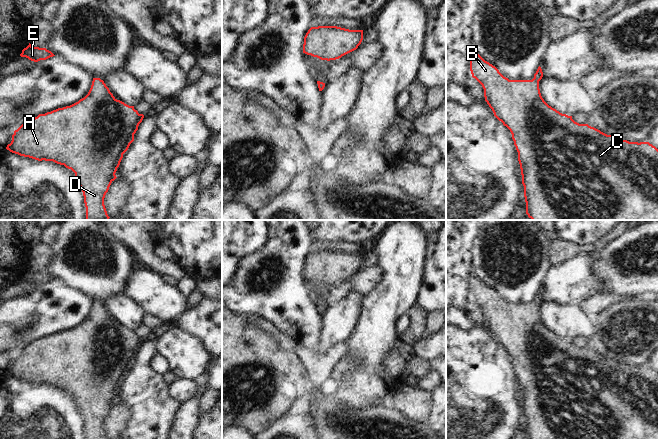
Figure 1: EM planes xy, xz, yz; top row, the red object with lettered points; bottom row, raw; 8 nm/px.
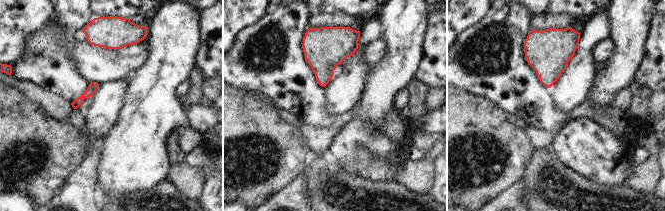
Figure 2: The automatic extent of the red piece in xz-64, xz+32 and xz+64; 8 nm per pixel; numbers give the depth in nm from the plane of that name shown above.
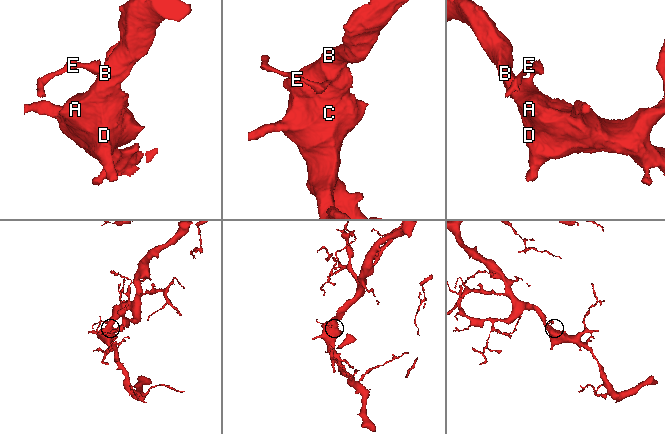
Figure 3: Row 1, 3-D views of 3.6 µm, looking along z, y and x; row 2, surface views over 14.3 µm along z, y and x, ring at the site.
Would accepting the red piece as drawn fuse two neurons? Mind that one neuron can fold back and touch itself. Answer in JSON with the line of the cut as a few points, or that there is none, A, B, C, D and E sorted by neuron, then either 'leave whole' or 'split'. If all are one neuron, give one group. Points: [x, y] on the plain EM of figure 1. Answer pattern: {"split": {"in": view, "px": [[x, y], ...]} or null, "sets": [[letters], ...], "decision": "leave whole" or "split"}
{"split": null, "sets": [["A", "B", "C", "D", "E"]], "decision": "leave whole"}

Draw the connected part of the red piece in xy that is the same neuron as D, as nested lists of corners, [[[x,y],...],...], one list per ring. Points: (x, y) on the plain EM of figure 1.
[[[93,302],[91,312],[84,322],[70,330],[39,338],[30,345],[23,347],[14,355],[12,365],[6,373],[20,380],[38,385],[53,385],[71,393],[75,397],[76,405],[83,416],[86,439],[108,439],[104,429],[105,419],[111,407],[117,402],[115,397],[123,378],[134,365],[134,358],[143,342],[144,339],[139,338],[134,330],[117,324],[103,304]]]

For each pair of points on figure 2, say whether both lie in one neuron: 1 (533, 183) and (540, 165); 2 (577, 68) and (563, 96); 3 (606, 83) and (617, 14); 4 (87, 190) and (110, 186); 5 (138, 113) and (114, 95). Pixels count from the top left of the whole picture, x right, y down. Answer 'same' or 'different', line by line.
1: same
2: same
3: same
4: different
5: different

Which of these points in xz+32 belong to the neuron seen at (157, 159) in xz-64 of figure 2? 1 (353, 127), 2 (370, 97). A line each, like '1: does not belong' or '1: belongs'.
1: does not belong
2: belongs

